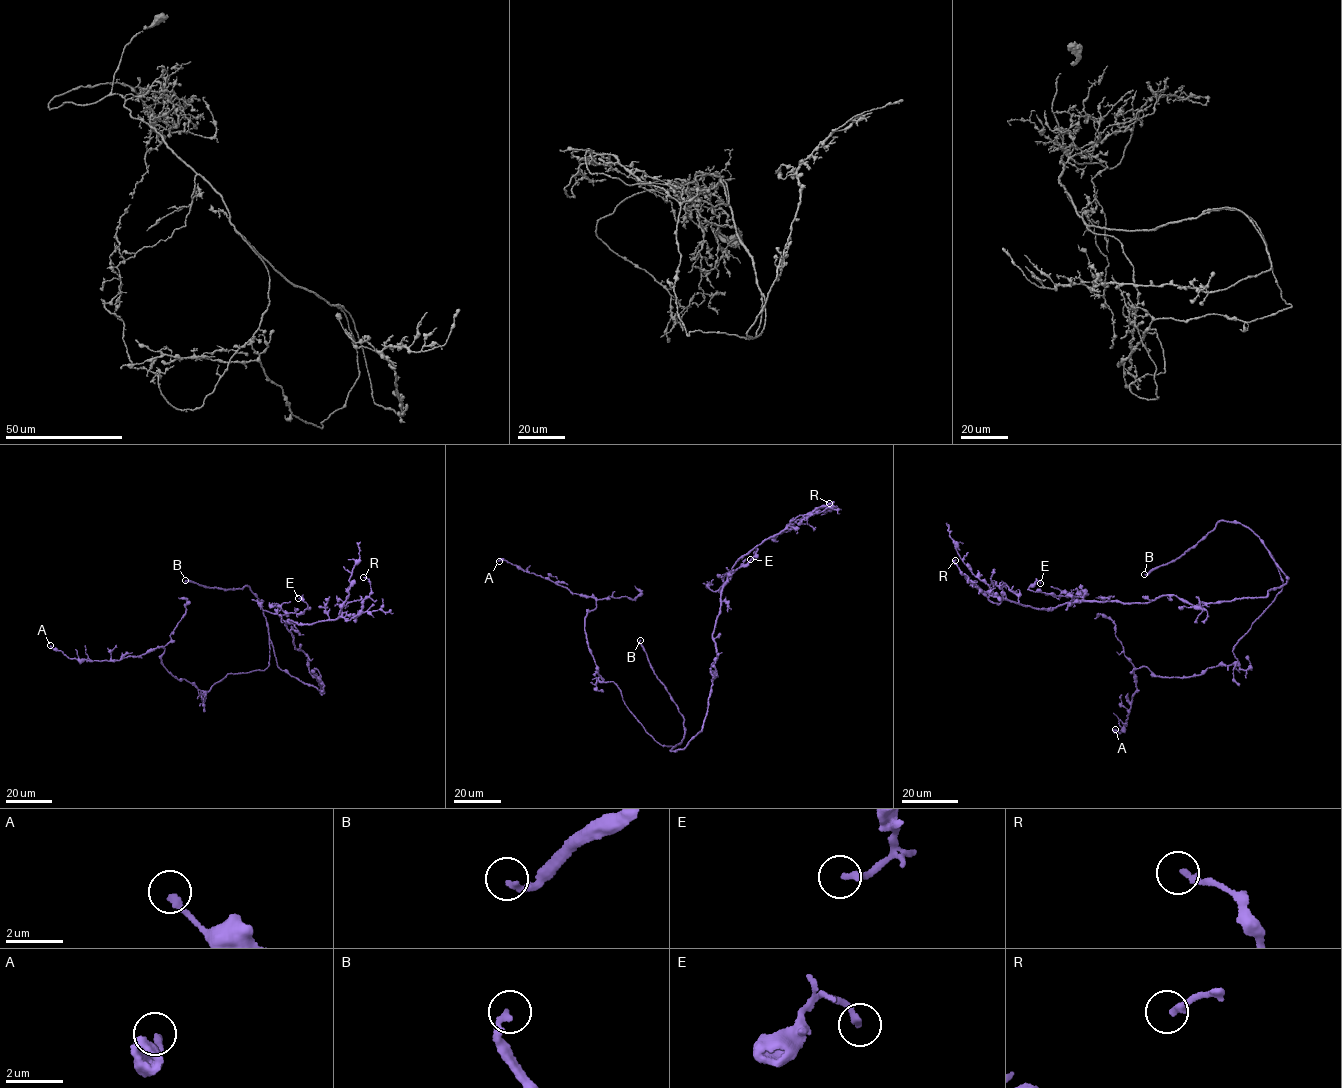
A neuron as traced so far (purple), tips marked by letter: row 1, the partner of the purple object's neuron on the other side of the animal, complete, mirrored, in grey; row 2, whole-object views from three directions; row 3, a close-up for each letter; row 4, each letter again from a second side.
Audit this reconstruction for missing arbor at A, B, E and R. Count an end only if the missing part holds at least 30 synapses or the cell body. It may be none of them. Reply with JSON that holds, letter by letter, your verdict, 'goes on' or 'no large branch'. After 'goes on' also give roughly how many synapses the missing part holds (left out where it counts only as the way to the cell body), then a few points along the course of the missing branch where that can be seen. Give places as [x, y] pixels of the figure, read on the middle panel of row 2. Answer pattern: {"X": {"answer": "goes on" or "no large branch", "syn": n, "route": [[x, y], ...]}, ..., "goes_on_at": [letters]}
{"A": {"answer": "no large branch"}, "B": {"answer": "goes on", "syn": 1000, "route": [[640, 640], [665, 659], [599, 617], [571, 637], [582, 636], [563, 634], [538, 599], [514, 619], [530, 644]]}, "E": {"answer": "no large branch"}, "R": {"answer": "no large branch"}, "goes_on_at": ["B"]}

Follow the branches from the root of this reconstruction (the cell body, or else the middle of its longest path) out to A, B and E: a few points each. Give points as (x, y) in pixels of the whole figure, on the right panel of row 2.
A: (1287, 580), (1270, 554), (1283, 585), (1236, 643), (1237, 661), (1182, 678), (1134, 669), (1127, 722), (1115, 729)
B: (1287, 580), (1260, 537), (1243, 525), (1223, 521), (1218, 521), (1213, 529), (1184, 554), (1144, 574)
E: (1287, 580), (1265, 597), (1195, 607), (1174, 595), (1123, 604), (1028, 589), (1040, 583)

